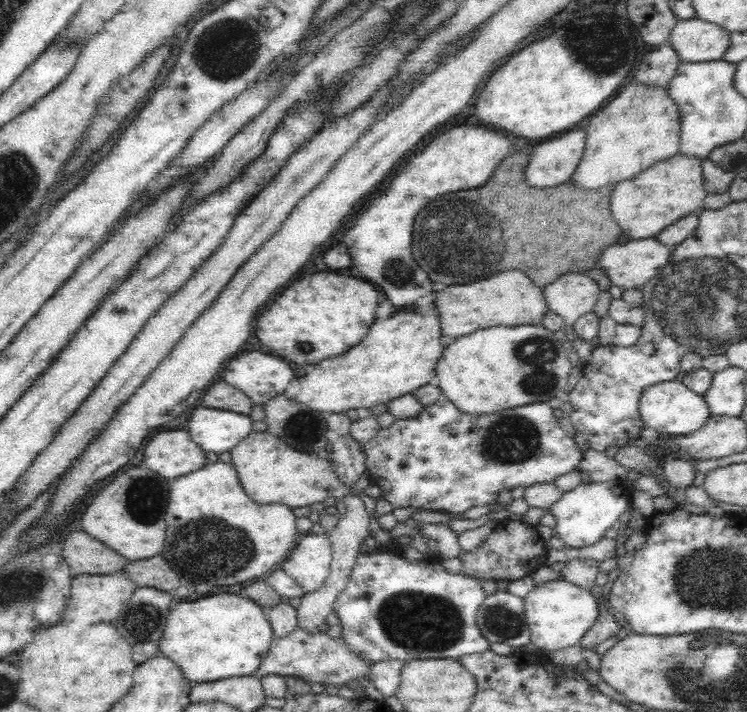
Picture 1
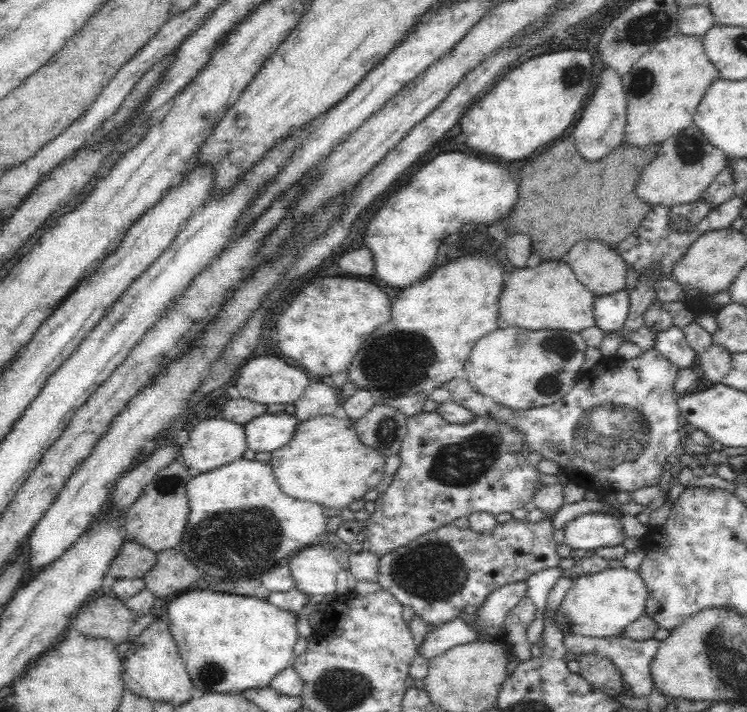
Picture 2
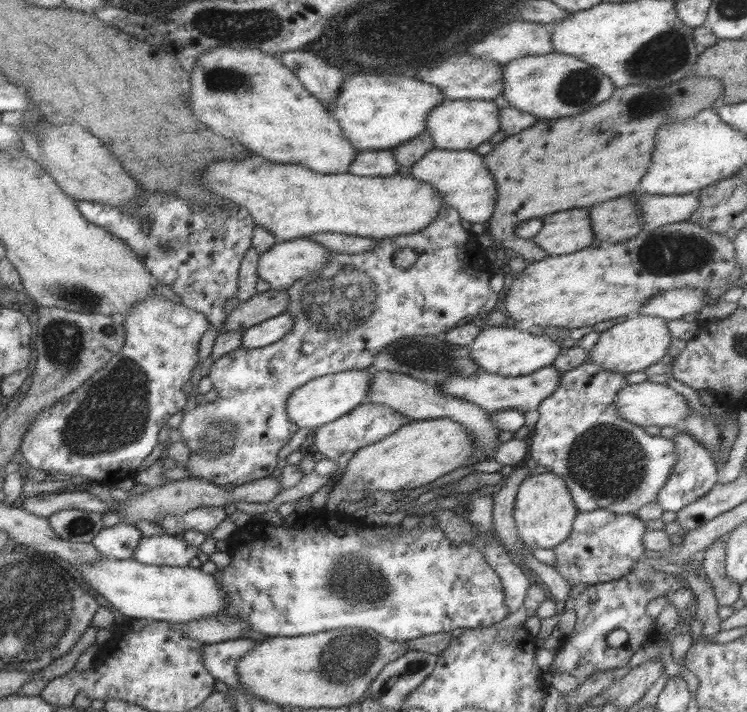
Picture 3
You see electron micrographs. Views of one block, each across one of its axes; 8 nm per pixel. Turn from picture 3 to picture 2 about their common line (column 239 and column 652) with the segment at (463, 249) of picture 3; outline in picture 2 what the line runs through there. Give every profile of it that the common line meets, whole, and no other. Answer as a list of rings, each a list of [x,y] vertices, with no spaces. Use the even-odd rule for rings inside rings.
[[[654,348],[643,350],[640,356],[635,356],[633,359],[623,359],[618,355],[606,356],[603,354],[590,370],[581,374],[576,384],[570,389],[570,392],[567,392],[566,396],[556,400],[556,402],[541,407],[520,410],[514,410],[502,404],[496,404],[496,406],[490,410],[489,414],[494,415],[494,417],[500,419],[500,421],[506,421],[506,423],[514,425],[516,429],[522,431],[522,435],[524,435],[524,450],[522,450],[522,453],[524,453],[524,455],[527,456],[527,450],[537,449],[543,454],[542,458],[547,456],[559,462],[560,468],[563,468],[565,465],[576,468],[578,470],[578,483],[586,486],[588,490],[590,490],[591,484],[594,484],[594,486],[600,488],[600,490],[613,490],[614,492],[624,491],[630,494],[639,488],[658,484],[658,482],[662,480],[662,476],[664,476],[664,471],[670,467],[668,456],[674,454],[677,447],[683,445],[684,435],[678,426],[678,424],[680,424],[680,418],[678,417],[680,414],[678,399],[682,393],[676,391],[674,387],[680,370],[681,368],[678,367],[678,365],[672,363],[672,361],[668,361],[665,356],[662,356],[662,354]]]

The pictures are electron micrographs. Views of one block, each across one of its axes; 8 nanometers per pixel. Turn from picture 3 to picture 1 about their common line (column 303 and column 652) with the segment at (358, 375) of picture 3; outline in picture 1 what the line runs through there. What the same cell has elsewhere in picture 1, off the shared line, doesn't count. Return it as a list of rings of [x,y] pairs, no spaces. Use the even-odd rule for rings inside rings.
[[[679,378],[655,382],[643,388],[638,397],[637,409],[646,427],[674,436],[694,432],[705,423],[706,417],[711,415],[703,395],[694,394]]]

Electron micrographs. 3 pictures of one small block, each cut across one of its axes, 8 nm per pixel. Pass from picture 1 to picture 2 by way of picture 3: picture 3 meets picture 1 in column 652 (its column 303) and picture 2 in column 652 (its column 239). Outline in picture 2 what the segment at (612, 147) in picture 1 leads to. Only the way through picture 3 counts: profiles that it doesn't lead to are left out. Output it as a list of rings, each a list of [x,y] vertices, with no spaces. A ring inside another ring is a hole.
[[[678,34],[658,42],[621,76],[627,105],[623,142],[632,148],[641,148],[682,132],[693,123],[698,105],[718,77],[717,68],[704,53],[702,37]]]

